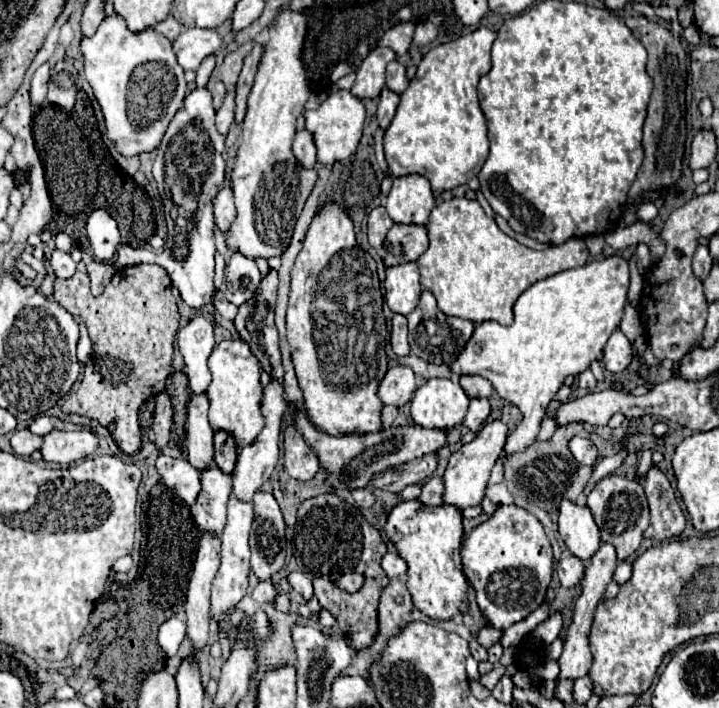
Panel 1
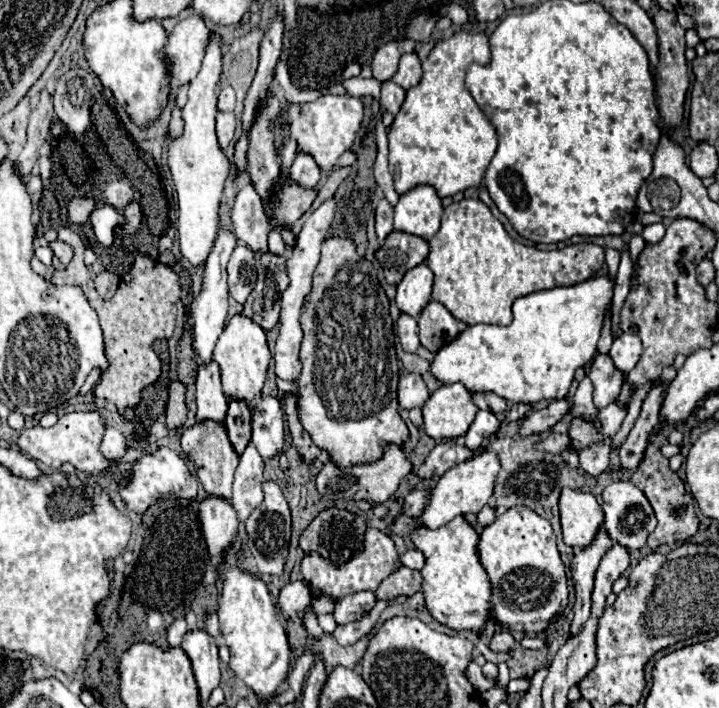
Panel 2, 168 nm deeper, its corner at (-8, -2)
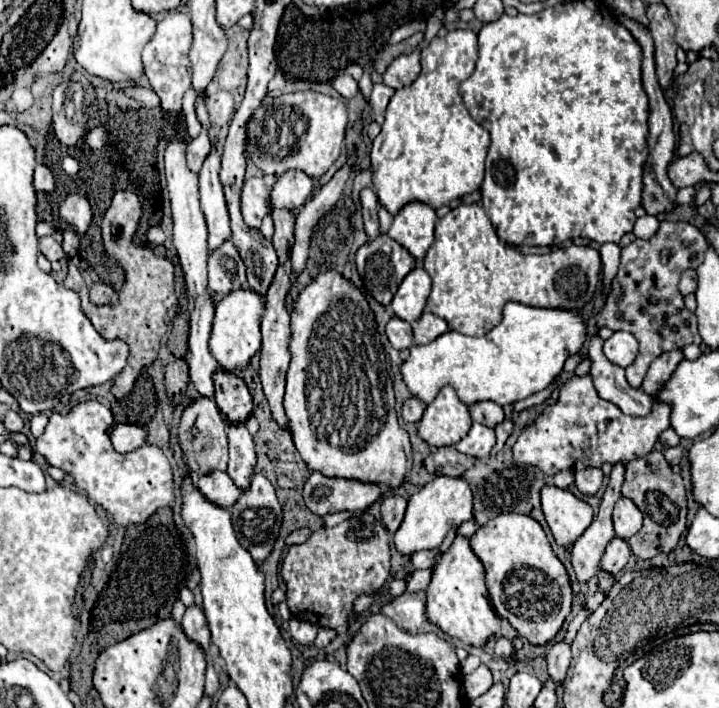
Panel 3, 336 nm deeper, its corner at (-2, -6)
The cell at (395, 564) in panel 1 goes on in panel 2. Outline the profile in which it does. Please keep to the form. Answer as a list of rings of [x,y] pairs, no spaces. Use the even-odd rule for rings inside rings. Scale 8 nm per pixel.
[[[411,549],[411,551],[407,551],[405,555],[401,555],[401,563],[403,563],[405,567],[409,567],[409,569],[421,569],[421,567],[425,565],[425,557],[423,557],[421,551]]]

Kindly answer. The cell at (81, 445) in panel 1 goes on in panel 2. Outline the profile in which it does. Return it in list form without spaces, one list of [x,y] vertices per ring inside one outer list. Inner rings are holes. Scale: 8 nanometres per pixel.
[[[107,427],[103,443],[101,443],[101,453],[107,459],[121,459],[125,455],[125,451],[127,451],[127,443],[125,443],[123,433],[113,427]]]

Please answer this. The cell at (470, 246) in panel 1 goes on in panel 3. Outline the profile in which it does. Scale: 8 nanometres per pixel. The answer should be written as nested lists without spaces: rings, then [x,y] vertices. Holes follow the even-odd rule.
[[[461,203],[441,217],[435,225],[435,241],[423,257],[423,267],[433,279],[433,289],[427,299],[427,311],[443,317],[449,323],[449,329],[463,335],[485,335],[501,321],[503,305],[517,301],[533,307],[561,307],[561,309],[583,309],[585,303],[593,297],[599,287],[601,257],[599,251],[591,247],[569,247],[569,255],[563,249],[555,249],[545,255],[523,255],[515,249],[509,249],[495,233],[487,213],[481,205]]]

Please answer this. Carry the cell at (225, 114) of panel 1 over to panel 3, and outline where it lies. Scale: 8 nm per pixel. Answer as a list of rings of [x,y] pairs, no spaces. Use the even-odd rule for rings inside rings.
[[[203,129],[201,135],[197,139],[191,141],[189,149],[187,149],[187,165],[193,173],[199,173],[203,167],[203,161],[207,159],[207,155],[211,153],[215,141],[209,137],[209,131]]]

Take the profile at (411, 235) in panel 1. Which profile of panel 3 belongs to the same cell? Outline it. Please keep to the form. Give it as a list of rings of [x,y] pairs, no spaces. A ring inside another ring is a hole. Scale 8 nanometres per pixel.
[[[381,233],[371,243],[365,243],[363,247],[359,247],[359,251],[355,255],[355,263],[357,263],[357,271],[359,271],[367,291],[383,305],[391,303],[397,287],[401,285],[405,275],[415,267],[415,259],[411,257],[411,253],[403,245],[393,241],[389,235],[385,235],[385,233]]]

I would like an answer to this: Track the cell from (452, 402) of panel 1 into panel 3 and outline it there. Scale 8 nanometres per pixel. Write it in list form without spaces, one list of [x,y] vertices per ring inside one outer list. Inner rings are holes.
[[[443,387],[433,403],[427,405],[419,421],[419,437],[433,447],[459,443],[471,429],[467,405],[457,397],[453,387]]]

